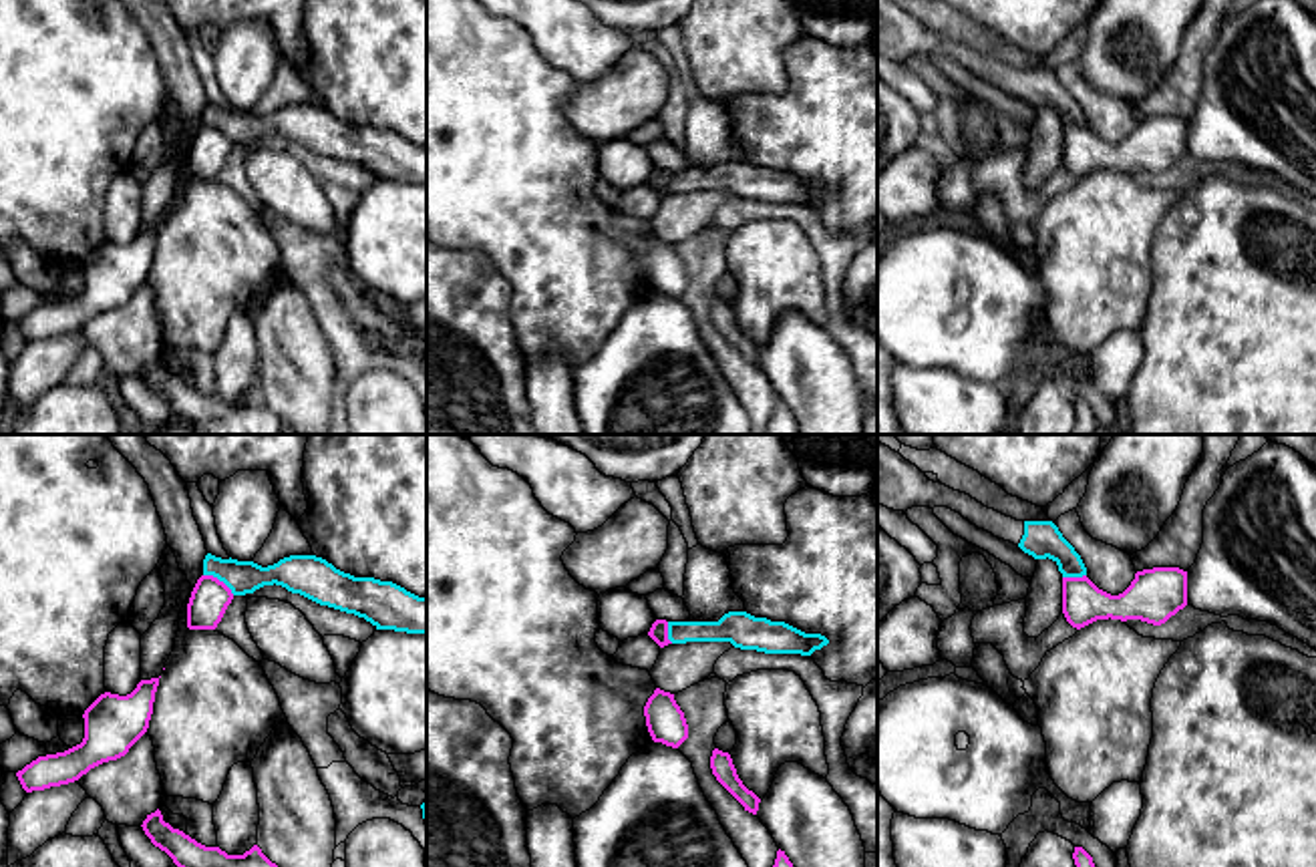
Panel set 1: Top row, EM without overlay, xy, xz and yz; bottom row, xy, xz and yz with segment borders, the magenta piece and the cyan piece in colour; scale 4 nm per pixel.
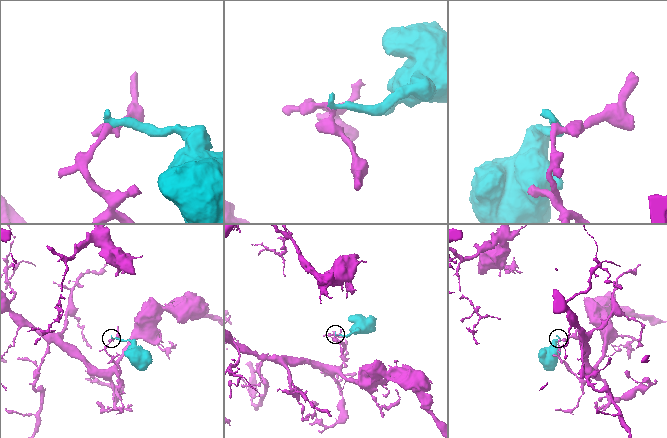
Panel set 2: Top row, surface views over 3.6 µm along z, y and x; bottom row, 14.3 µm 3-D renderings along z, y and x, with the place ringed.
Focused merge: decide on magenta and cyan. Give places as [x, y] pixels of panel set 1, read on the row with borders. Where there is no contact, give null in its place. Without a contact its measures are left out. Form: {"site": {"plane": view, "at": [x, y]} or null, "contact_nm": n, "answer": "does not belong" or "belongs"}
{"site": {"plane": "xy", "at": [218, 580]}, "contact_nm": 150, "answer": "does not belong"}

